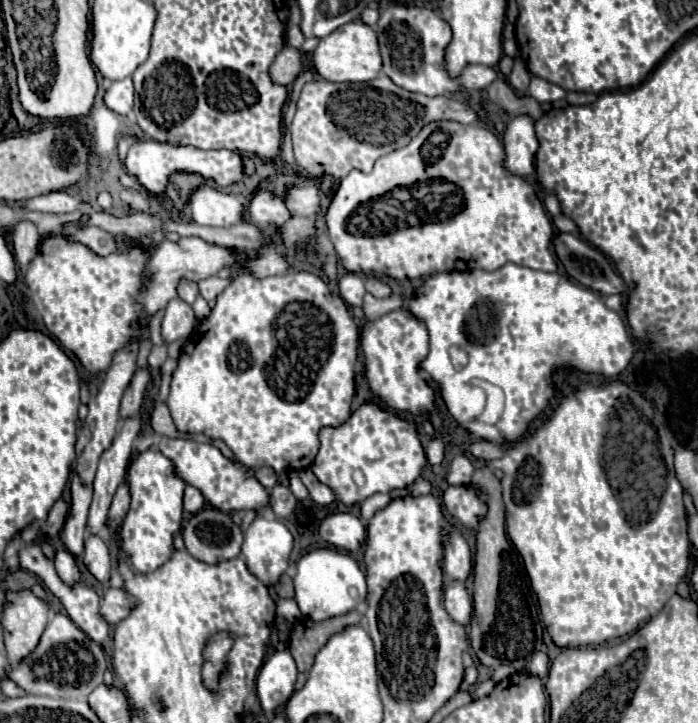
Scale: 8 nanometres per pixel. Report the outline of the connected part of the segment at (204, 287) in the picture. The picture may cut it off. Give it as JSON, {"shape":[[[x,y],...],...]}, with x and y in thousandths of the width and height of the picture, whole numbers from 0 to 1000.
{"shape":[[[298,383],[298,386],[289,386],[289,389],[284,391],[287,408],[289,408],[292,414],[309,414],[312,405],[318,405],[318,400],[321,400],[324,394],[327,394],[327,389],[321,389],[321,386],[315,386],[315,383]]]}

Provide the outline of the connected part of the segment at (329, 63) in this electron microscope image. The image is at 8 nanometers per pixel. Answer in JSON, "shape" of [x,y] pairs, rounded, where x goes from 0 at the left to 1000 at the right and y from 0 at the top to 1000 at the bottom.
{"shape":[[[496,32],[461,51],[456,65],[447,73],[447,87],[453,101],[467,112],[530,112],[539,109],[547,98],[547,76],[542,68],[542,51],[536,40],[524,32]]]}

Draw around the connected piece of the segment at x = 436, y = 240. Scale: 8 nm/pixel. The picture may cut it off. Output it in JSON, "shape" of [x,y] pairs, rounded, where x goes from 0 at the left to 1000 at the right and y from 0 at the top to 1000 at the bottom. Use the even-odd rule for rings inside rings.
{"shape":[[[622,167],[616,173],[610,173],[582,203],[567,206],[556,214],[547,214],[536,234],[530,239],[519,239],[519,237],[504,237],[496,248],[490,248],[481,259],[481,264],[476,267],[473,284],[467,289],[467,314],[470,314],[470,328],[479,336],[479,344],[484,350],[487,364],[493,367],[496,375],[501,378],[521,378],[521,380],[553,380],[562,386],[599,386],[599,383],[613,383],[622,378],[633,378],[633,375],[665,375],[665,372],[693,372],[693,375],[711,375],[716,372],[722,364],[739,364],[739,367],[751,367],[759,372],[774,372],[774,375],[797,375],[797,361],[794,353],[788,350],[788,336],[791,336],[791,306],[782,297],[765,259],[759,253],[754,253],[748,245],[742,242],[731,242],[728,237],[722,237],[719,231],[722,223],[722,206],[716,201],[716,195],[693,176],[682,176],[682,173],[662,173],[653,167]],[[564,261],[582,261],[587,270],[585,278],[556,278],[556,270]]]}

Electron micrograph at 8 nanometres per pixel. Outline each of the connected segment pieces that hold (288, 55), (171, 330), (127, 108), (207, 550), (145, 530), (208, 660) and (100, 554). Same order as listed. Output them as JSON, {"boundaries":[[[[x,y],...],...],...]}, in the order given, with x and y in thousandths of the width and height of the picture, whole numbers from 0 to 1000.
{"boundaries":[[[[413,62],[395,76],[395,82],[387,93],[390,112],[395,112],[401,118],[421,115],[421,109],[427,107],[430,98],[433,98],[433,73],[424,65],[413,65]]],[[[244,416],[238,422],[238,430],[235,430],[235,438],[232,438],[232,466],[238,474],[246,474],[246,472],[266,472],[275,461],[281,450],[281,438],[278,438],[278,430],[269,419],[264,416]]],[[[186,107],[175,112],[163,112],[149,129],[152,148],[158,148],[163,156],[172,159],[183,159],[189,154],[189,140],[192,140],[192,120]]],[[[292,701],[275,712],[258,734],[266,762],[298,781],[327,776],[344,768],[347,734],[332,723],[327,710]]],[[[218,618],[198,627],[186,643],[195,643],[195,660],[183,660],[189,693],[169,737],[169,748],[178,765],[186,770],[192,787],[198,787],[201,793],[215,793],[226,787],[246,765],[246,743],[258,734],[261,723],[264,665],[249,657],[246,638]]],[[[321,873],[307,876],[307,881],[301,881],[301,887],[295,889],[292,917],[289,917],[289,945],[295,947],[295,953],[301,956],[312,953],[315,931],[327,928],[324,911],[332,895],[335,895],[335,881],[330,881]]],[[[126,740],[120,748],[120,781],[143,806],[158,804],[158,765],[152,751],[138,740]]]]}

